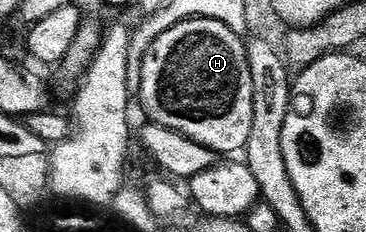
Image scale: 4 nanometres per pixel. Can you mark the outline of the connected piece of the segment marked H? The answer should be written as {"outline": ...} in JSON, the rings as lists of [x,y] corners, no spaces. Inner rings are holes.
{"outline":[[[190,18],[188,22],[182,22],[173,28],[169,28],[169,32],[161,32],[161,36],[157,36],[157,40],[153,40],[146,56],[143,57],[141,80],[137,83],[137,98],[138,101],[139,98],[143,101],[143,106],[147,109],[148,116],[151,117],[148,119],[156,126],[164,126],[170,130],[181,132],[186,138],[192,138],[194,142],[215,151],[216,155],[219,156],[235,156],[238,155],[235,154],[238,150],[239,153],[246,151],[249,131],[253,129],[253,76],[249,68],[244,39],[233,33],[225,24],[208,18]]]}

